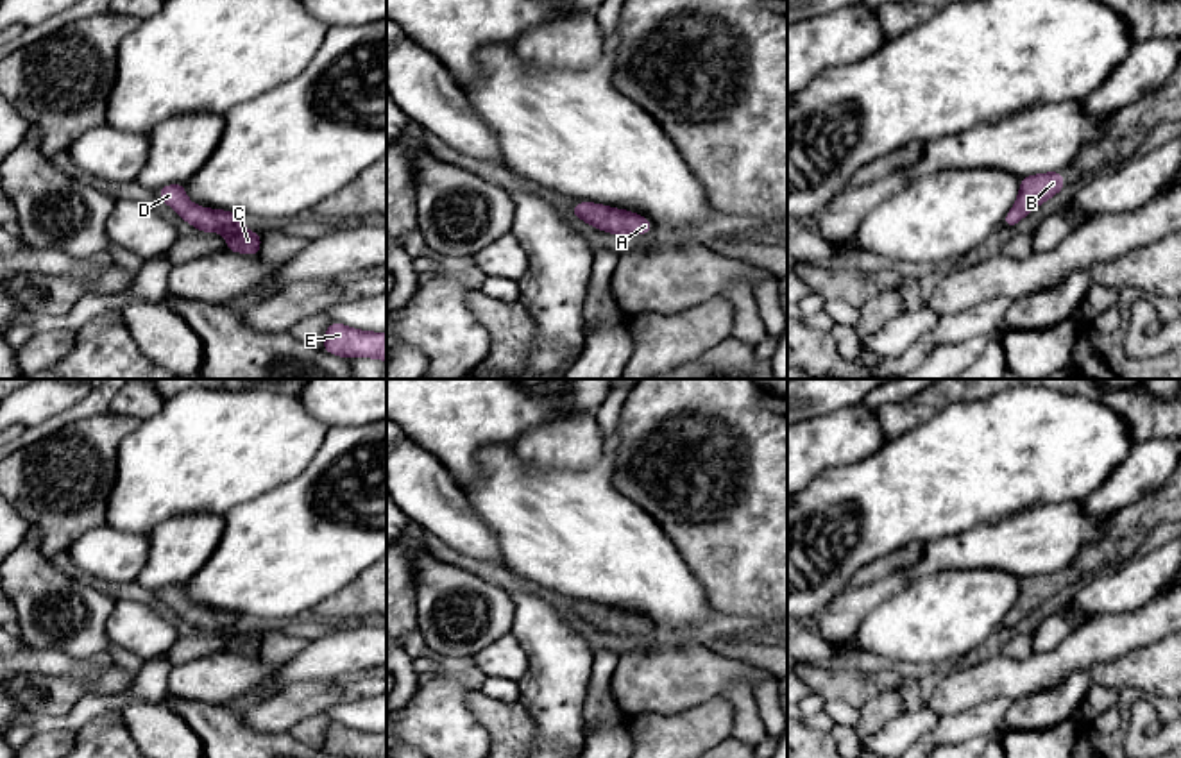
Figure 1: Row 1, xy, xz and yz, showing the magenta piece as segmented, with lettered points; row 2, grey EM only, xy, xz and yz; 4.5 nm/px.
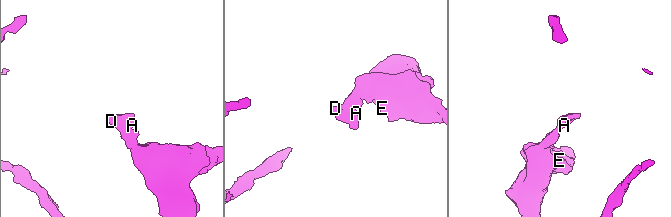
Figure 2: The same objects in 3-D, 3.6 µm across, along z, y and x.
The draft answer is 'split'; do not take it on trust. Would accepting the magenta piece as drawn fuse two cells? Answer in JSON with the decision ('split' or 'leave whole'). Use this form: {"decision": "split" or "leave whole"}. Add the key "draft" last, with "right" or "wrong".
{"decision": "leave whole", "draft": "wrong"}

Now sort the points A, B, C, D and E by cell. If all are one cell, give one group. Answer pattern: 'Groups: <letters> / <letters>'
Groups: A B C D E

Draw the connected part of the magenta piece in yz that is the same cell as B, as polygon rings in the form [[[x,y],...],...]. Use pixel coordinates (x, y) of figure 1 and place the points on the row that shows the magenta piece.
[[[1061,170],[1020,179],[1020,193],[1002,225],[1015,227],[1025,215],[1065,188]]]

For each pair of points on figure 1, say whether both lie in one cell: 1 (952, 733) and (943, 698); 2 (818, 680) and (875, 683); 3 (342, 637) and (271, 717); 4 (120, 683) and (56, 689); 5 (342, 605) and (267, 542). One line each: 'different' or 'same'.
1: different
2: same
3: different
4: same
5: different

